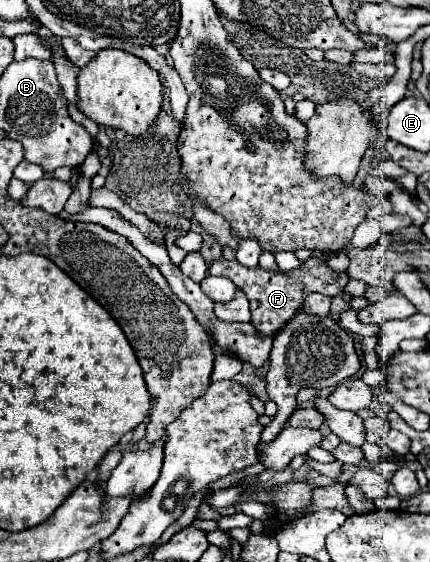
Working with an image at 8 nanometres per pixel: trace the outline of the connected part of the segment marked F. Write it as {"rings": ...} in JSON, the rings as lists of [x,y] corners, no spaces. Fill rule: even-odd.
{"rings":[[[313,250],[313,256],[305,260],[297,270],[285,270],[279,274],[271,274],[271,270],[263,270],[261,266],[247,268],[247,266],[241,266],[237,260],[227,260],[223,256],[211,264],[209,272],[213,276],[225,276],[233,280],[233,284],[249,296],[251,324],[263,336],[275,336],[285,326],[285,322],[289,322],[291,316],[295,316],[295,312],[303,306],[303,300],[307,294],[319,292],[323,296],[333,298],[341,294],[345,284],[349,282],[349,276],[345,272],[335,272],[327,266],[327,252],[323,250]]]}

